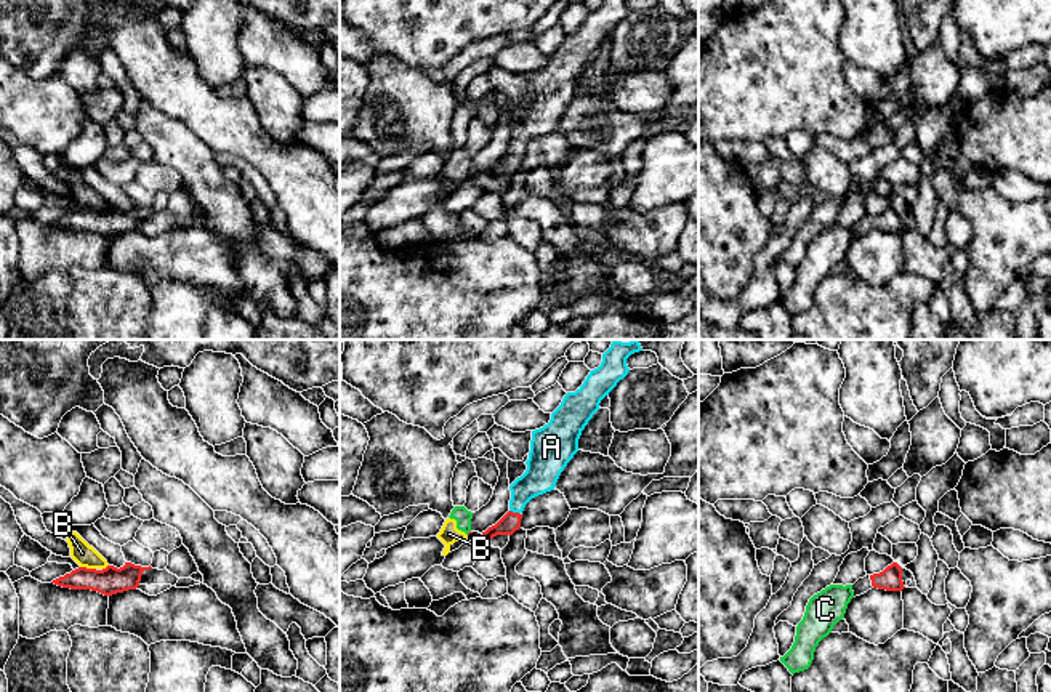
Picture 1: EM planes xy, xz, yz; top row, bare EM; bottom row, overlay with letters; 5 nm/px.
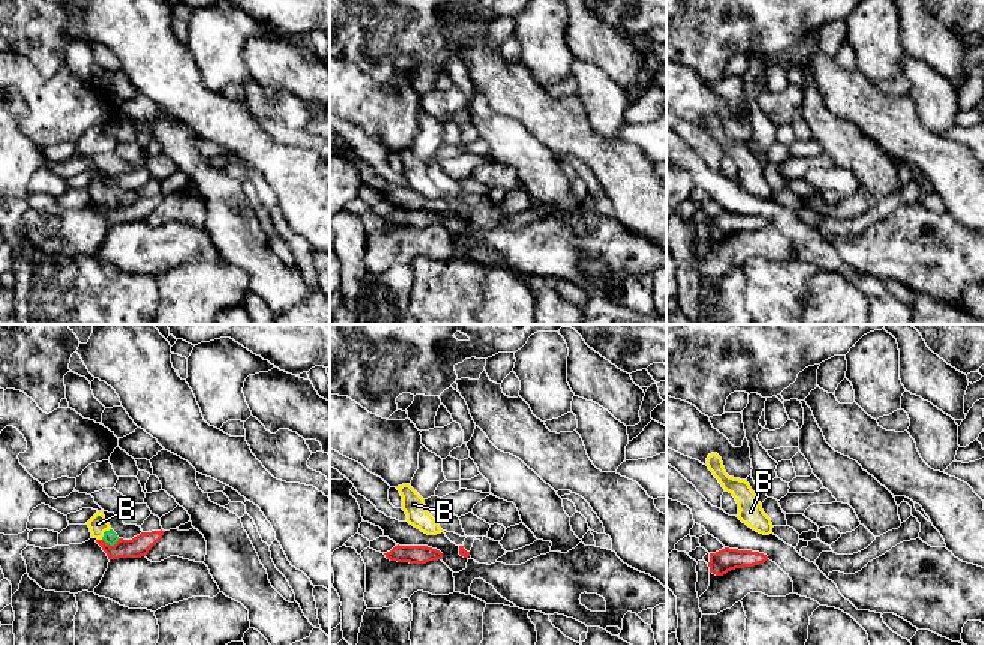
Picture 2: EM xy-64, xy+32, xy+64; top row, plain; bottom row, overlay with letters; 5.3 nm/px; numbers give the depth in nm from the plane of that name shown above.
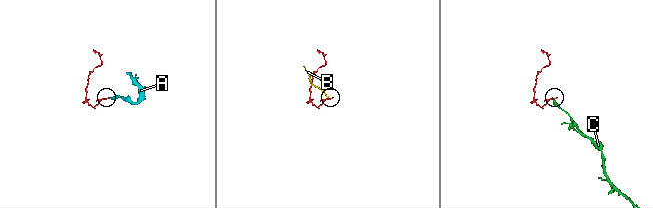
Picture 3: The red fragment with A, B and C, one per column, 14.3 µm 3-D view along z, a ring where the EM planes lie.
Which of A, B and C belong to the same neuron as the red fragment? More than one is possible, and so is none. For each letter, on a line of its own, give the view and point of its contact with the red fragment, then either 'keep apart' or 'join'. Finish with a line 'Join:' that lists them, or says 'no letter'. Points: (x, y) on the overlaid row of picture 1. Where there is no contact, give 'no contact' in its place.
A: meets red in xz at (515, 513); join
B: meets red in xy at (88, 569); keep apart
C: no contact; keep apart
Join: A

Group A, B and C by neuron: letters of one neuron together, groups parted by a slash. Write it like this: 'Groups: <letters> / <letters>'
Groups: A / B C

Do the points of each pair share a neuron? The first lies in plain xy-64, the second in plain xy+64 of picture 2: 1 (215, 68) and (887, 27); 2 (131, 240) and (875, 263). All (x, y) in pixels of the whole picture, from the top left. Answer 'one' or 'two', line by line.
1: one
2: one

